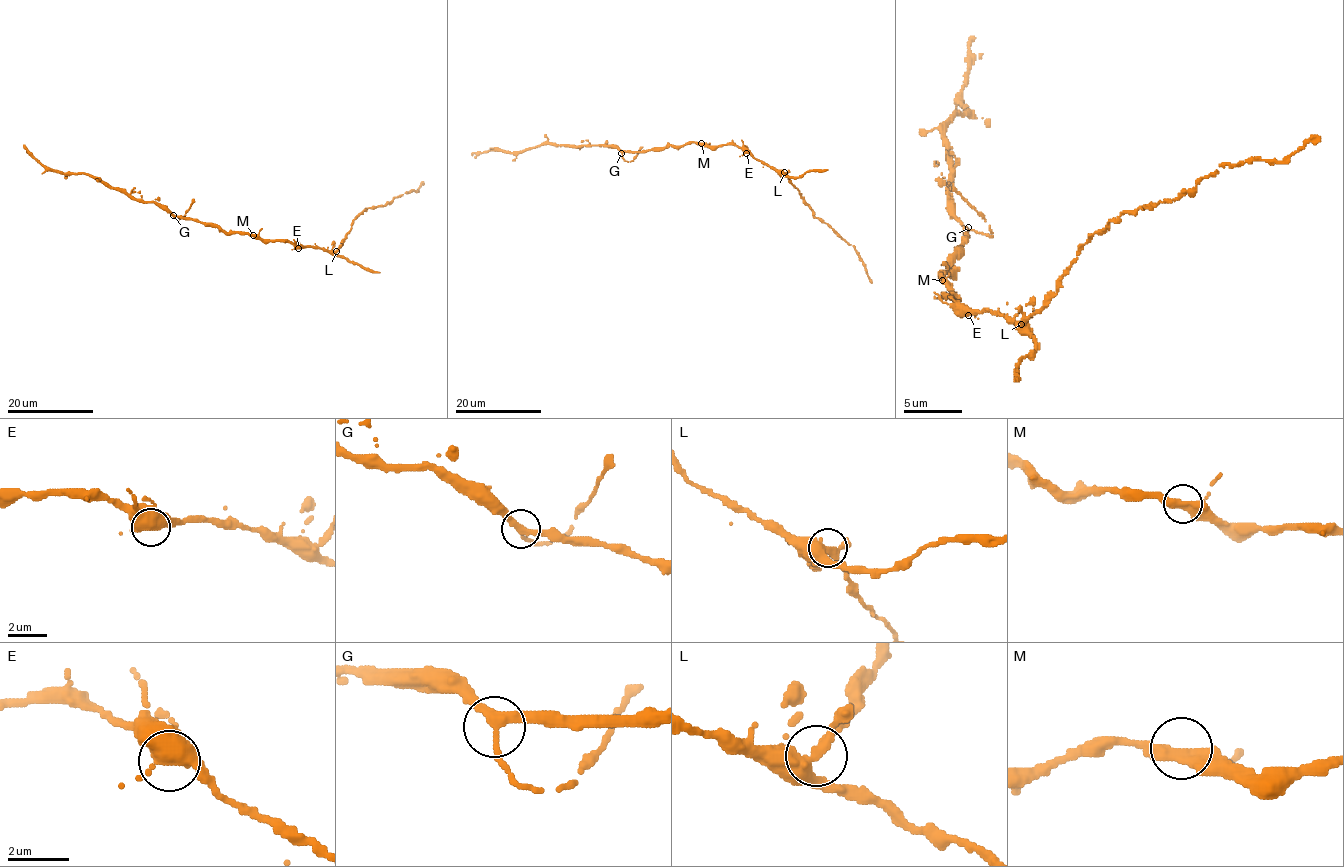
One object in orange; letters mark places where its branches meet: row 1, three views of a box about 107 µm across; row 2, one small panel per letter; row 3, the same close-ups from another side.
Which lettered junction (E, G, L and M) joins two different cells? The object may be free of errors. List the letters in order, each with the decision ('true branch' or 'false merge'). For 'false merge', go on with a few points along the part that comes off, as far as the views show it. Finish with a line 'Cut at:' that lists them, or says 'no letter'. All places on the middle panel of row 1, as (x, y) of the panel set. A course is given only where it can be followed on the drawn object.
E: true branch
G: true branch
L: false merge | (784, 172), (814, 216), (853, 245), (871, 283)
M: true branch
Cut at: L

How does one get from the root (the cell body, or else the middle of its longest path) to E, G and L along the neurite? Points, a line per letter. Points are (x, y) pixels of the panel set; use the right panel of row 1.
E: (945, 283), (954, 291), (945, 294), (968, 315)
G: (945, 283), (939, 277), (951, 274), (948, 265), (960, 254), (968, 227)
L: (945, 283), (954, 291), (945, 294), (954, 303), (962, 303), (971, 312), (997, 312), (1009, 321), (1021, 323)

